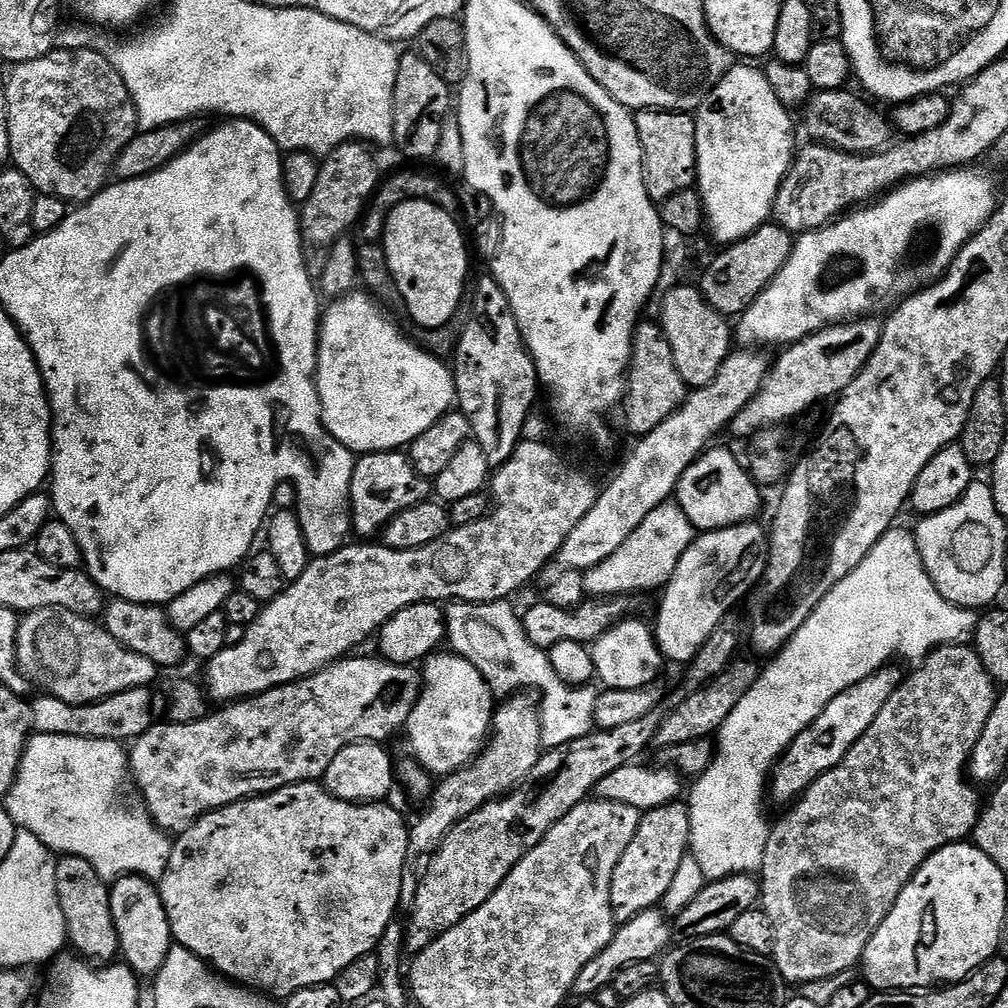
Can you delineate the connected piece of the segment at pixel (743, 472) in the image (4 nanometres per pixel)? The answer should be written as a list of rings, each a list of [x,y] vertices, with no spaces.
[[[709,447],[707,451],[696,457],[696,460],[682,474],[674,491],[675,501],[688,516],[696,530],[701,533],[713,532],[719,528],[729,528],[735,524],[747,524],[757,519],[760,512],[761,485],[754,479],[747,467],[740,465],[740,460],[732,452],[724,448]]]

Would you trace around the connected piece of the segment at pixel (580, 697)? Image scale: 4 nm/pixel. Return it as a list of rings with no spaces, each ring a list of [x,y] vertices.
[[[496,600],[494,603],[488,604],[474,604],[466,603],[464,601],[453,601],[445,607],[445,633],[446,638],[449,644],[449,647],[457,654],[466,658],[470,663],[478,669],[480,673],[483,674],[484,680],[488,684],[488,688],[491,689],[493,695],[498,698],[507,698],[511,695],[515,695],[517,692],[524,692],[527,690],[532,690],[528,688],[535,688],[536,691],[542,694],[540,697],[540,709],[541,709],[541,724],[543,726],[542,736],[543,744],[545,749],[557,748],[558,746],[566,745],[570,741],[576,741],[580,737],[587,736],[589,732],[593,731],[595,725],[595,713],[596,713],[596,704],[597,698],[599,696],[599,691],[595,689],[593,685],[584,685],[581,688],[572,688],[570,685],[562,682],[562,678],[558,676],[558,673],[554,671],[554,666],[551,665],[548,653],[545,649],[542,649],[538,646],[535,646],[534,643],[530,642],[530,638],[525,633],[523,619],[521,615],[510,606],[509,601]]]

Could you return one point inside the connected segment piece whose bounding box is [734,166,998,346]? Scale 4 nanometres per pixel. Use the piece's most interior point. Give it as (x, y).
(847, 270)

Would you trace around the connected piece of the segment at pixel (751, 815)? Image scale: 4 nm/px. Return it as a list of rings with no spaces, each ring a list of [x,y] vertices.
[[[893,526],[886,535],[879,540],[874,546],[874,550],[870,550],[870,554],[866,554],[866,558],[862,558],[862,562],[850,575],[842,578],[842,582],[838,582],[838,586],[834,586],[834,590],[830,590],[830,594],[826,594],[826,598],[822,598],[822,602],[814,610],[814,614],[810,614],[808,621],[802,625],[792,636],[792,640],[779,652],[775,653],[773,662],[769,668],[765,667],[759,678],[754,682],[754,686],[744,695],[740,707],[738,709],[738,720],[740,716],[740,776],[712,776],[707,777],[708,780],[708,800],[691,801],[688,804],[688,813],[690,814],[690,830],[692,831],[692,842],[690,845],[690,854],[694,858],[698,858],[698,866],[702,866],[702,874],[705,881],[721,880],[727,876],[737,876],[743,872],[749,874],[759,873],[764,866],[764,855],[766,854],[766,842],[770,831],[770,820],[764,817],[764,800],[766,804],[766,781],[769,779],[770,773],[777,760],[783,756],[785,750],[794,742],[794,738],[798,738],[798,734],[802,734],[802,730],[806,730],[814,722],[814,718],[818,718],[818,714],[822,714],[822,710],[826,710],[826,706],[838,694],[842,694],[842,690],[846,690],[850,686],[854,686],[858,682],[862,682],[866,678],[873,676],[879,668],[889,667],[893,663],[892,660],[899,654],[904,660],[916,660],[922,662],[930,655],[935,648],[940,648],[944,644],[958,644],[968,642],[975,637],[977,613],[970,608],[958,608],[950,603],[946,598],[942,598],[942,594],[938,594],[938,590],[934,586],[934,582],[930,578],[930,574],[926,570],[926,566],[922,562],[922,554],[918,550],[918,542],[915,535],[911,531],[908,532],[901,526]]]

